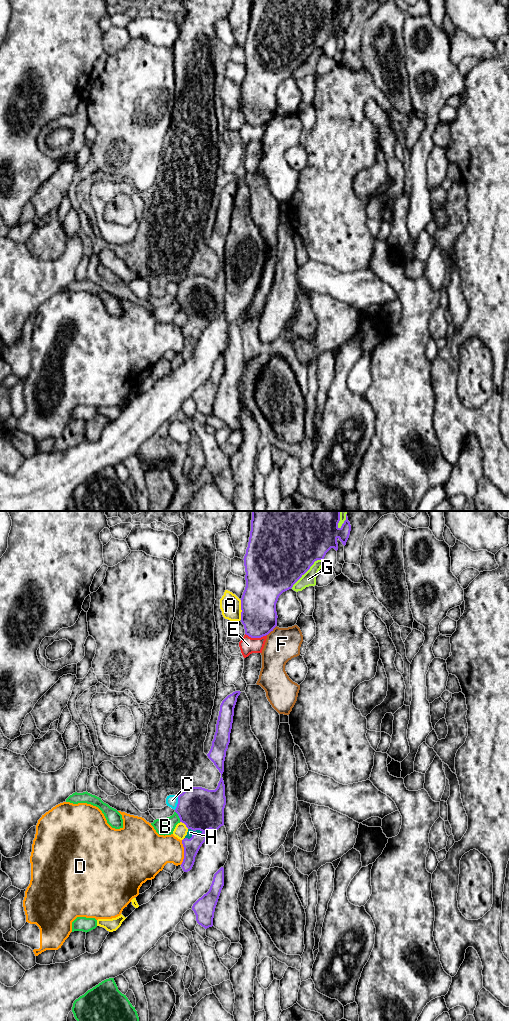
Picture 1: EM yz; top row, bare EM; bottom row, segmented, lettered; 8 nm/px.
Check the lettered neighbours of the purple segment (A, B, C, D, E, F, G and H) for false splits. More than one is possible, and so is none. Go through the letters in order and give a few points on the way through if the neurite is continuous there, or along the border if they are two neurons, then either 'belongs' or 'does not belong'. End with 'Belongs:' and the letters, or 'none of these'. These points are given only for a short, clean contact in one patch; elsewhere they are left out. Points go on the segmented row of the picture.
A: does not belong
B: does not belong
C: does not belong
D: does not belong
E: does not belong
F: does not belong
G: does not belong
H: runs through yz (198, 808), (198, 828), (193, 834), (190, 832); belongs
Belongs: H

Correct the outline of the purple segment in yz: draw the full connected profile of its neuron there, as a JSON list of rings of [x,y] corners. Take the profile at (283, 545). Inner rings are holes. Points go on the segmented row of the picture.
[[[252,511],[250,537],[243,559],[246,587],[241,598],[241,622],[246,635],[251,638],[261,638],[273,631],[277,626],[276,603],[279,596],[291,589],[315,561],[323,561],[331,548],[337,551],[338,539],[344,546],[346,545],[351,531],[347,514],[340,528],[339,521],[340,511]]]

